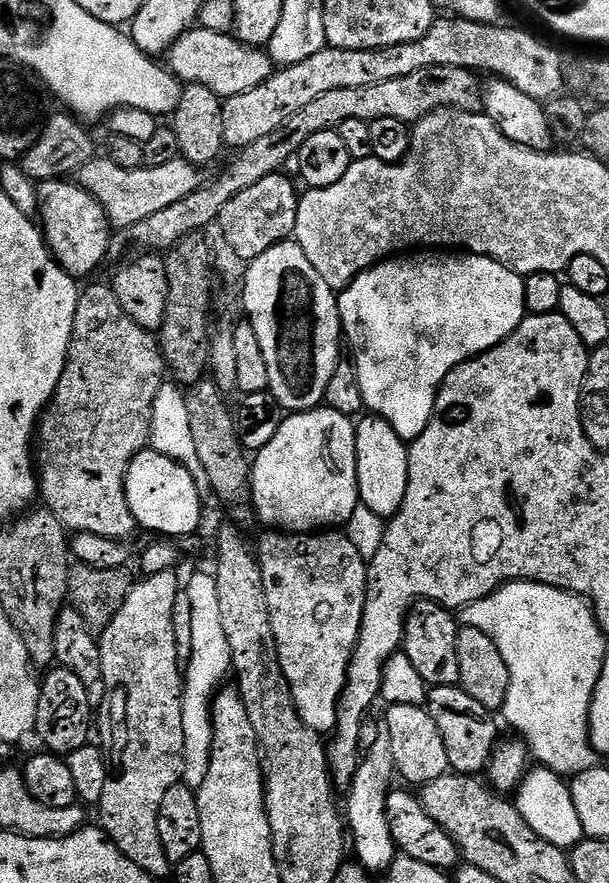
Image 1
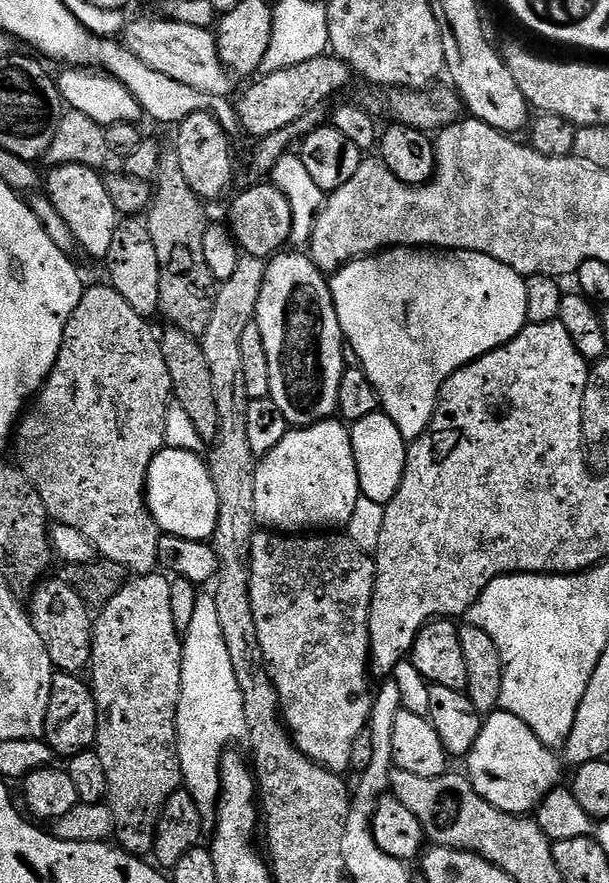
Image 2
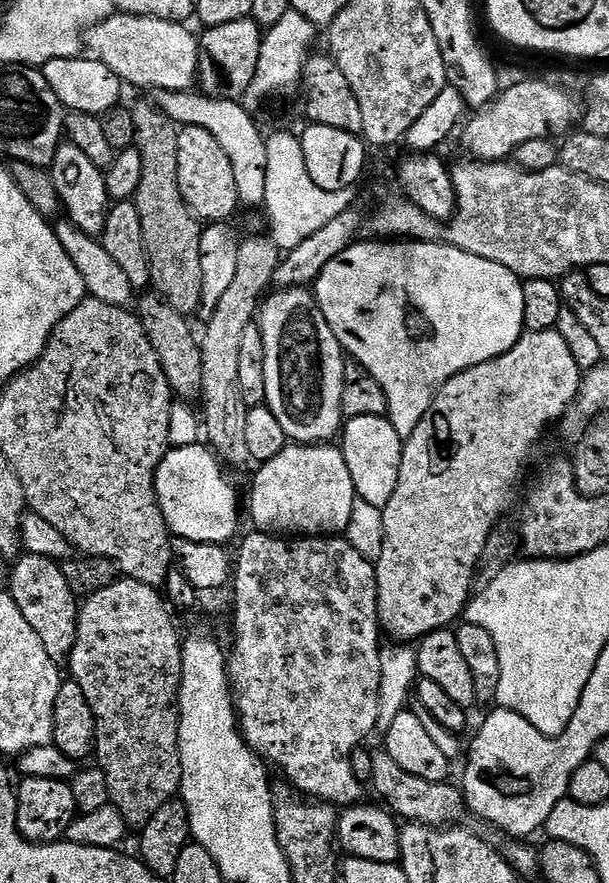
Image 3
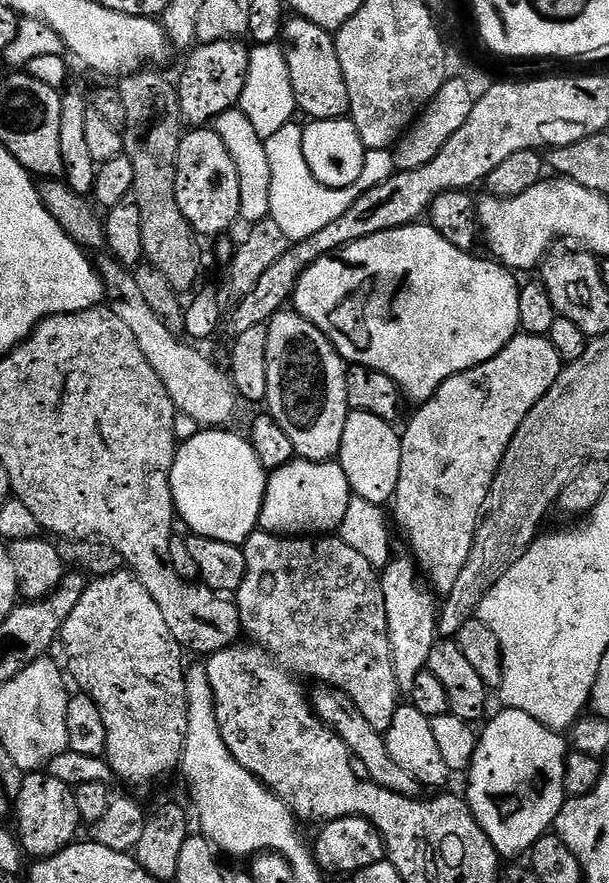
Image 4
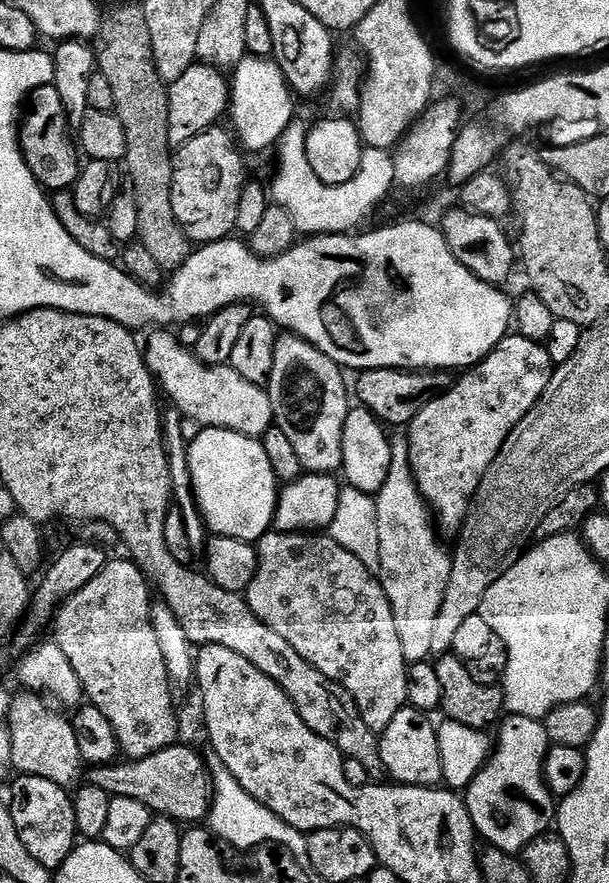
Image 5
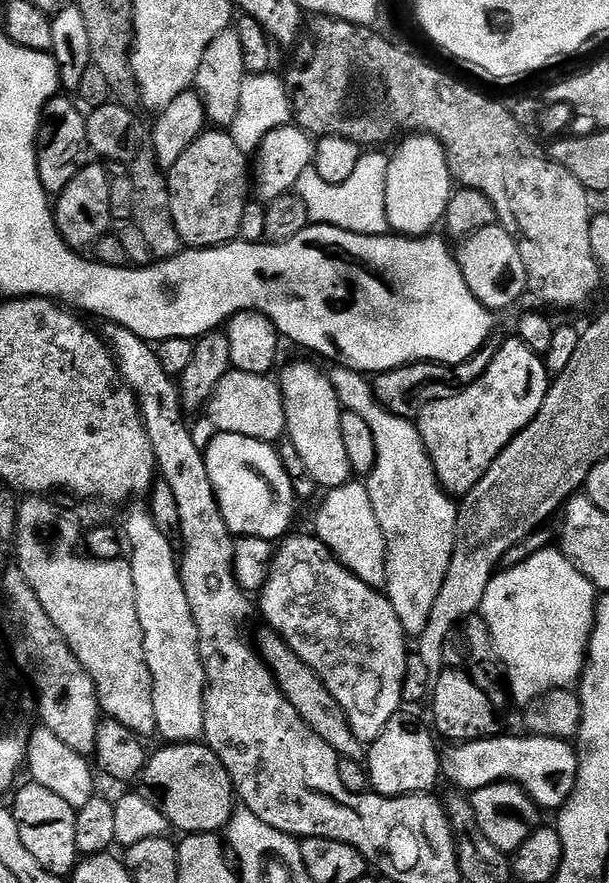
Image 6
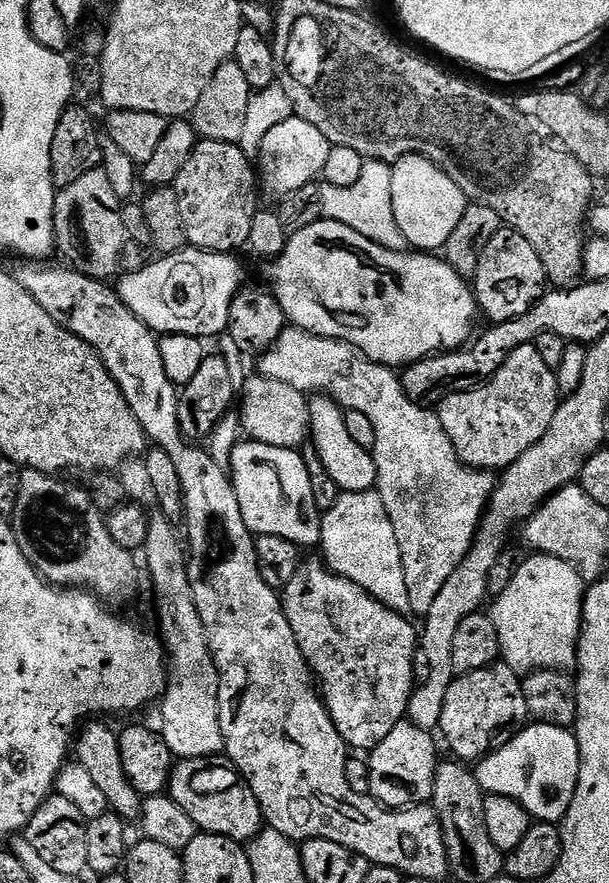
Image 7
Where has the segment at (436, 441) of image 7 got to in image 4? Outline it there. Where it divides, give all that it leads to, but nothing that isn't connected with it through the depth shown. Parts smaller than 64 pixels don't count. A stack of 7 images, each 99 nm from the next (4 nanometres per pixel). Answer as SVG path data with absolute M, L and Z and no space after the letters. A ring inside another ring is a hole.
M407 555L399 556L389 560L382 570L380 585L386 602L386 626L390 638L394 678L401 693L406 694L410 686L414 686L414 678L418 678L418 674L422 674L427 669L430 650L436 645L438 604L437 601L432 601L433 593L422 579L416 561Z

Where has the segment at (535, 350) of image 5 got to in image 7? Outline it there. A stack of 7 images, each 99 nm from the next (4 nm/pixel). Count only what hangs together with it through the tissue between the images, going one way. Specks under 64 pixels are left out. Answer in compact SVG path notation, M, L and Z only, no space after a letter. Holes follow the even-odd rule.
M524 344L518 350L514 350L506 358L500 369L493 374L489 380L485 380L484 383L478 385L476 388L470 389L469 392L455 392L449 396L445 396L438 405L438 417L440 420L440 426L444 431L444 436L452 446L452 455L460 461L466 468L475 468L477 470L500 470L505 466L514 463L518 458L522 456L530 448L530 446L537 443L540 440L542 434L546 432L550 422L552 421L552 414L554 411L554 400L548 397L548 388L544 385L544 376L540 371L544 368L544 360L535 352L535 347L532 344Z

